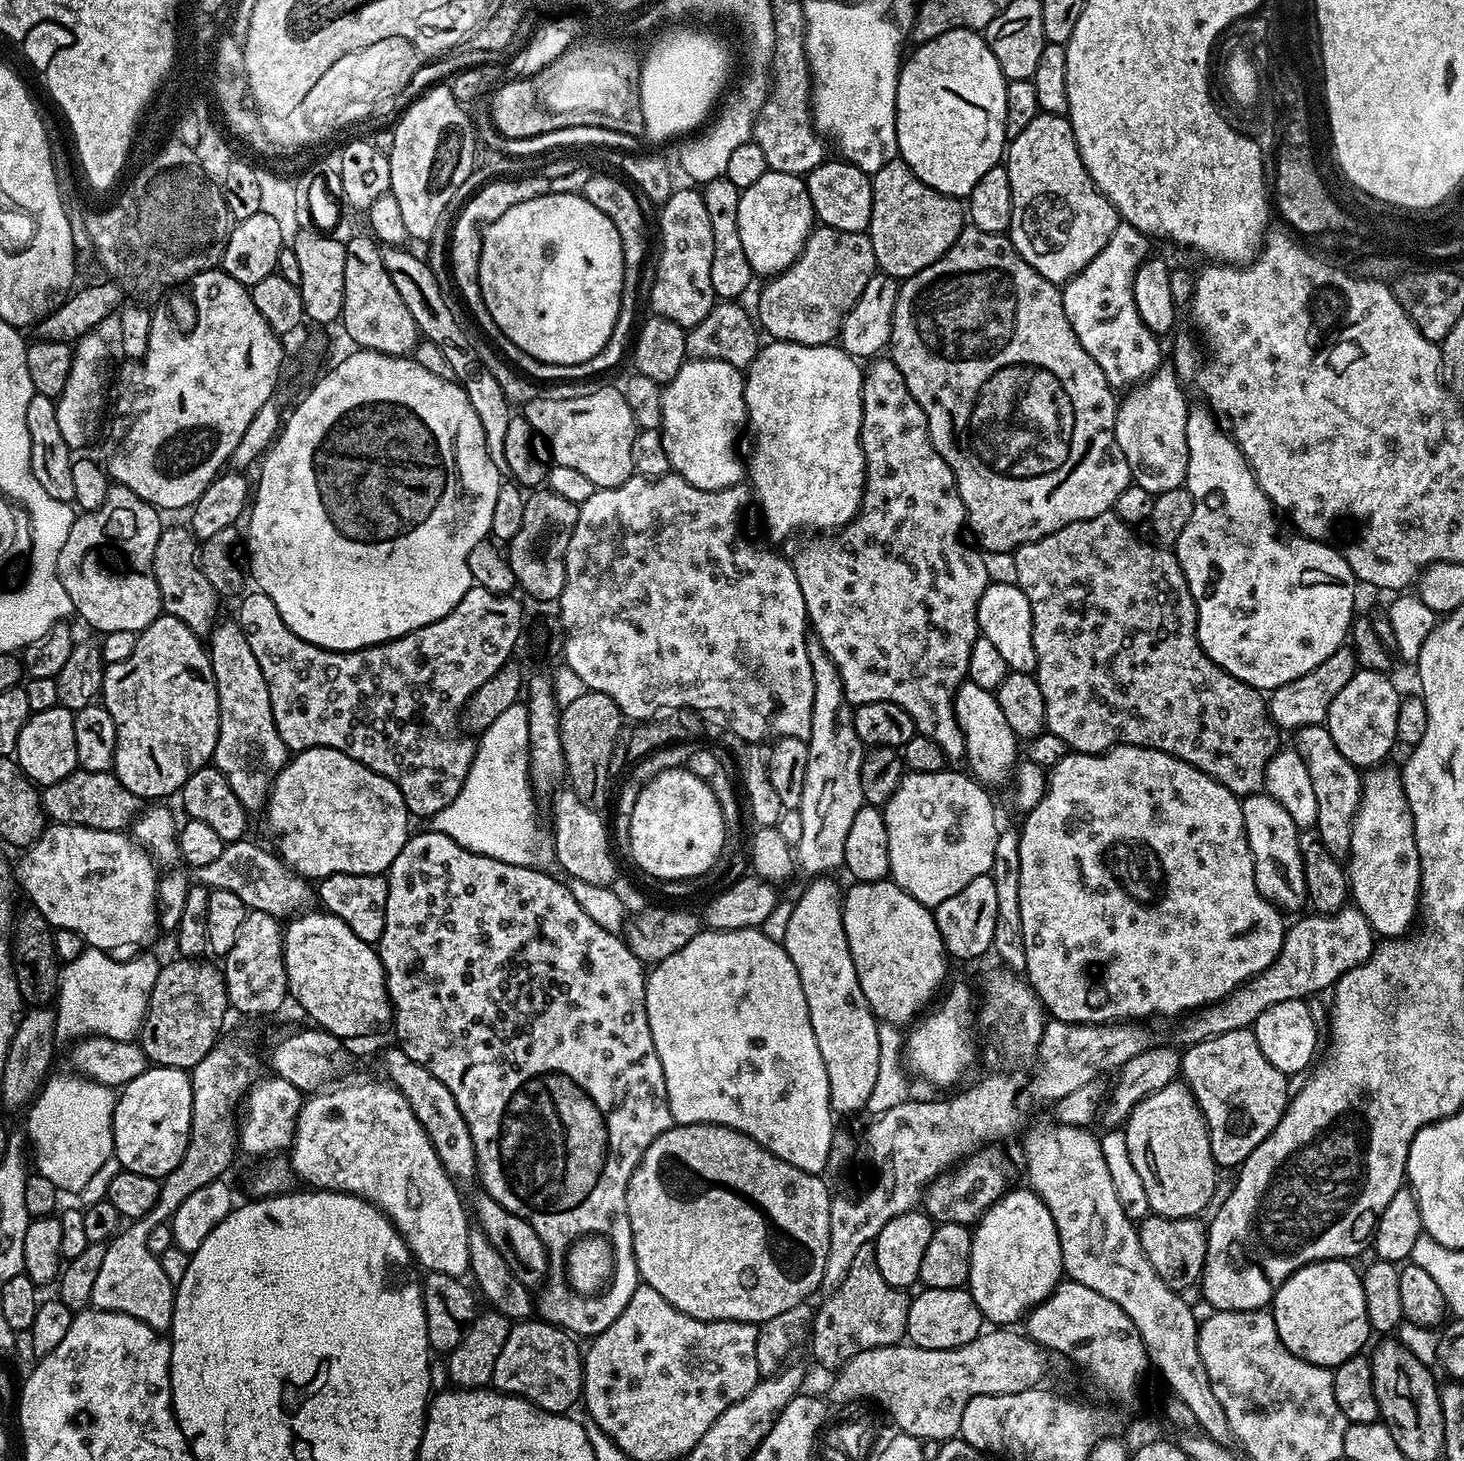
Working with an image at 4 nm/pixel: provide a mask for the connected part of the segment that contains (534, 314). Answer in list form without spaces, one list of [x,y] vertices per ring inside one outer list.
[[[567,190],[548,192],[544,196],[530,198],[526,202],[518,202],[514,206],[510,206],[510,210],[506,210],[506,214],[502,214],[502,218],[498,218],[484,229],[482,254],[480,255],[480,289],[490,318],[494,318],[494,322],[498,322],[502,334],[506,334],[506,338],[510,338],[510,342],[514,342],[514,346],[520,347],[526,354],[530,354],[542,362],[574,364],[594,358],[594,354],[598,354],[598,350],[602,350],[602,346],[606,346],[606,342],[614,330],[614,322],[618,318],[623,286],[623,266],[622,242],[618,230],[614,230],[614,222],[610,222],[610,218],[606,218],[606,214],[602,214],[602,210],[598,210],[598,206],[590,206],[590,202],[582,194],[576,193],[575,196],[574,193],[567,192]]]

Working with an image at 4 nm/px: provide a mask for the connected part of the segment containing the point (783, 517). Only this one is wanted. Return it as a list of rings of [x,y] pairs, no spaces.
[[[785,340],[768,342],[761,347],[752,359],[752,365],[746,370],[744,376],[744,406],[746,420],[752,423],[752,432],[756,435],[756,449],[752,452],[752,461],[747,461],[746,476],[750,481],[750,492],[760,503],[760,512],[764,515],[764,524],[772,536],[784,536],[795,528],[828,528],[824,530],[836,530],[845,524],[849,524],[852,517],[857,515],[859,504],[863,495],[864,485],[864,451],[860,448],[860,419],[862,418],[862,404],[860,389],[862,387],[862,368],[857,361],[844,351],[843,347],[831,344],[791,344]]]

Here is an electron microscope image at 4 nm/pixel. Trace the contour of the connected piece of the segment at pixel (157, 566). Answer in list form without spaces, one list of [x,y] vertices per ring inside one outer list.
[[[165,527],[161,531],[158,546],[154,546],[152,573],[158,582],[161,609],[167,615],[184,622],[197,636],[204,638],[217,623],[218,597],[214,586],[206,582],[206,574],[202,574],[199,563],[194,559],[198,552],[197,537],[187,527],[184,528]]]

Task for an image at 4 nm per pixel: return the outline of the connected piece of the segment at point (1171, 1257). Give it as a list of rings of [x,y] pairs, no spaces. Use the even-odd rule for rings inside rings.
[[[1149,1214],[1139,1221],[1140,1245],[1146,1246],[1146,1258],[1167,1288],[1185,1290],[1203,1277],[1208,1230],[1205,1221],[1202,1221],[1194,1216],[1170,1218],[1155,1214]]]

